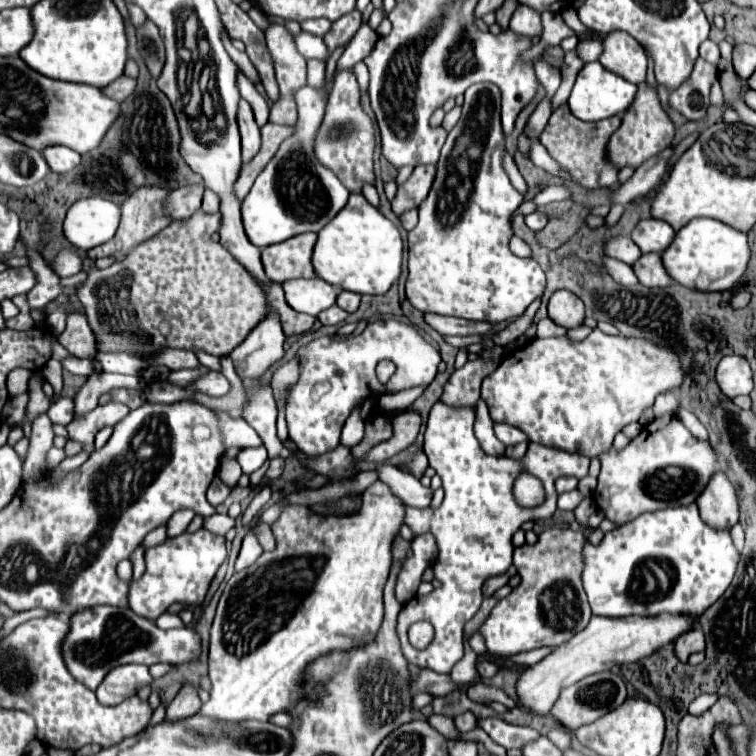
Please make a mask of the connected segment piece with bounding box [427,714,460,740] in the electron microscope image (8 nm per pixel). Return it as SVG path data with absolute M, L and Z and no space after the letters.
M433 714L427 718L428 723L449 740L459 740L460 732L454 725L453 719L445 715Z

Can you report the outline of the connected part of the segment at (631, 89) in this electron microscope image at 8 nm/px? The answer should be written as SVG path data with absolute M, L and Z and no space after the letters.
M589 62L583 66L583 70L577 76L577 82L573 86L573 92L569 96L569 110L585 122L599 122L617 114L623 114L635 100L637 86L627 82L625 78L609 72L601 62Z

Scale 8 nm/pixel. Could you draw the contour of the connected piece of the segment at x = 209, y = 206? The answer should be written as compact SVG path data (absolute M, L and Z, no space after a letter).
M205 190L205 196L203 196L203 210L207 212L213 212L219 208L219 194L215 194L213 190Z

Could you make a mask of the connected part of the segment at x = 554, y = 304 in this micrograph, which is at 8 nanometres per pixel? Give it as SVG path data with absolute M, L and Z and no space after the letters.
M555 290L547 302L547 310L549 310L549 318L565 326L567 330L583 324L585 318L583 302L569 290Z

